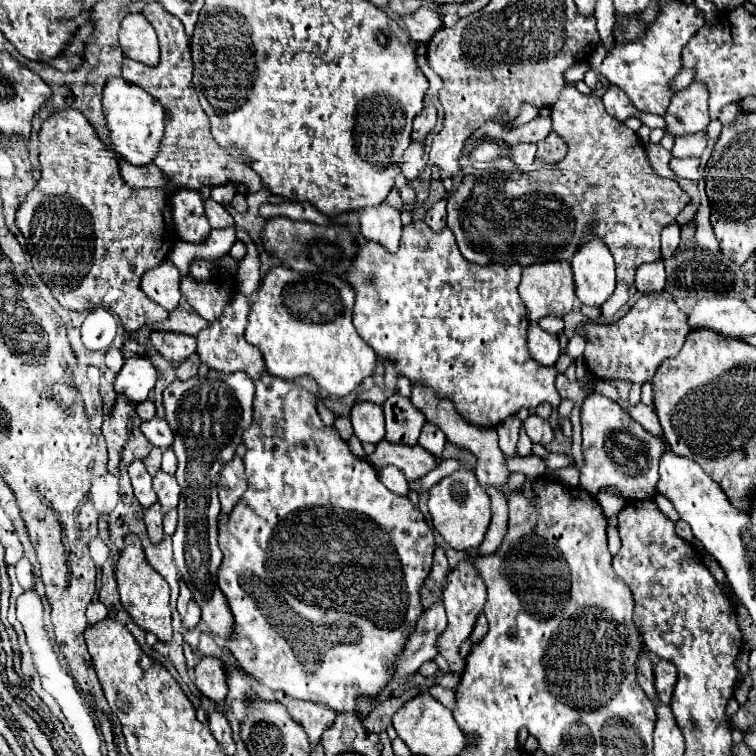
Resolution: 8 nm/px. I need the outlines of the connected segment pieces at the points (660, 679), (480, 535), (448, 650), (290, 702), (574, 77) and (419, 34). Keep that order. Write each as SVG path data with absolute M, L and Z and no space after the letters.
M656 661L654 663L654 687L656 687L656 695L660 699L660 703L668 705L672 699L672 691L676 685L676 667L668 661Z
M458 469L452 475L444 477L440 483L436 483L430 489L428 509L434 529L454 549L474 551L482 543L490 525L490 497L486 495L486 489L476 481L474 473L468 469Z
M474 557L462 561L454 571L450 571L448 573L448 585L446 585L446 589L443 589L442 599L448 625L444 629L444 633L438 637L436 647L438 647L438 653L450 663L452 673L462 673L462 669L464 669L464 659L460 659L458 651L460 651L460 645L470 637L470 631L476 623L476 617L482 613L482 605L486 601L484 581L478 577L478 573L472 571L472 561L474 561Z
M276 691L274 697L288 709L292 719L304 727L312 745L322 739L324 729L328 725L332 725L332 717L336 717L336 713L332 709L328 709L326 705L318 705L312 701L298 701L280 691Z
M586 61L572 65L572 67L568 69L568 73L566 73L566 81L568 81L568 83L576 83L576 81L582 81L582 79L584 79L584 73L586 73L588 69L590 69L590 67L586 65Z
M420 7L410 15L402 15L402 21L404 21L412 41L416 41L416 43L426 43L428 37L436 29L442 27L442 19L436 13L432 13L430 9L426 9L426 7Z

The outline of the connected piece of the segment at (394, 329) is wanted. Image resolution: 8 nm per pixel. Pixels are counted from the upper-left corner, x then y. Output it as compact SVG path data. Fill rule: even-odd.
M412 221L410 225L406 225L402 229L402 239L400 239L400 249L396 253L388 253L382 245L378 243L372 243L368 239L364 239L362 235L356 237L356 241L360 243L360 249L356 251L356 257L352 259L352 265L342 273L342 279L346 283L350 283L356 291L356 303L354 303L354 315L352 315L352 321L354 321L354 327L358 331L358 335L374 349L376 357L380 361L392 361L396 365L396 373L410 379L410 383L420 383L420 385L428 385L436 391L436 395L440 395L442 399L450 399L456 407L456 411L462 415L462 419L466 419L468 423L476 425L476 427L484 427L484 429L492 429L492 427L498 427L506 417L518 413L522 407L526 409L536 409L540 403L548 401L554 409L560 405L560 395L556 391L556 367L544 367L540 363L536 363L530 353L528 353L528 347L526 347L526 329L528 329L528 315L526 315L526 309L524 309L524 303L520 301L520 295L518 295L518 283L520 283L520 271L522 267L520 265L474 265L470 261L466 261L460 251L458 251L458 245L456 245L456 239L454 239L454 233L446 227L442 233L432 233L432 229L424 223L424 221Z

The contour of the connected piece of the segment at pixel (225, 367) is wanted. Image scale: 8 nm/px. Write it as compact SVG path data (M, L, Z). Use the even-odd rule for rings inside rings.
M236 293L234 301L230 301L230 305L224 307L224 313L196 335L196 341L198 341L196 353L200 361L214 371L220 371L220 373L244 371L250 379L256 381L258 373L264 369L264 361L260 361L260 353L256 353L256 349L252 349L252 345L244 339L248 313L250 313L250 301L242 293Z

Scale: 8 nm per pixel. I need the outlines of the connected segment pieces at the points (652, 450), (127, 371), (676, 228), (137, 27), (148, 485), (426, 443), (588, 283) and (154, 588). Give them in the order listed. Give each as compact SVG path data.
M592 393L582 405L582 455L580 485L596 495L604 487L616 487L626 501L648 499L656 495L658 463L668 451L664 435L656 437L636 423L616 401Z
M134 355L124 361L122 371L116 375L114 391L130 399L132 403L142 403L148 399L148 393L152 391L154 383L156 383L156 369L152 361Z
M678 223L666 225L662 229L662 257L664 259L672 257L674 251L678 249L678 243L680 243L680 225Z
M142 13L124 17L120 27L120 49L126 57L144 65L156 65L160 57L158 37L150 21Z
M134 461L128 469L128 475L132 479L132 489L134 489L134 495L138 499L138 503L142 507L150 507L156 503L156 493L152 489L152 475L146 471L144 463L142 461Z
M426 421L426 425L422 427L418 445L422 449L426 449L428 453L432 453L434 457L440 457L444 445L446 445L446 435L440 431L440 427L436 427L436 425L432 425L432 423Z
M590 239L572 257L576 297L582 305L600 307L614 293L614 259L600 239Z
M126 535L124 537L124 549L120 553L120 559L116 563L116 581L118 581L118 591L124 609L130 613L134 623L144 629L154 633L160 641L170 641L172 639L172 627L170 627L170 587L152 569L152 565L144 557L144 549L140 545L138 535Z

